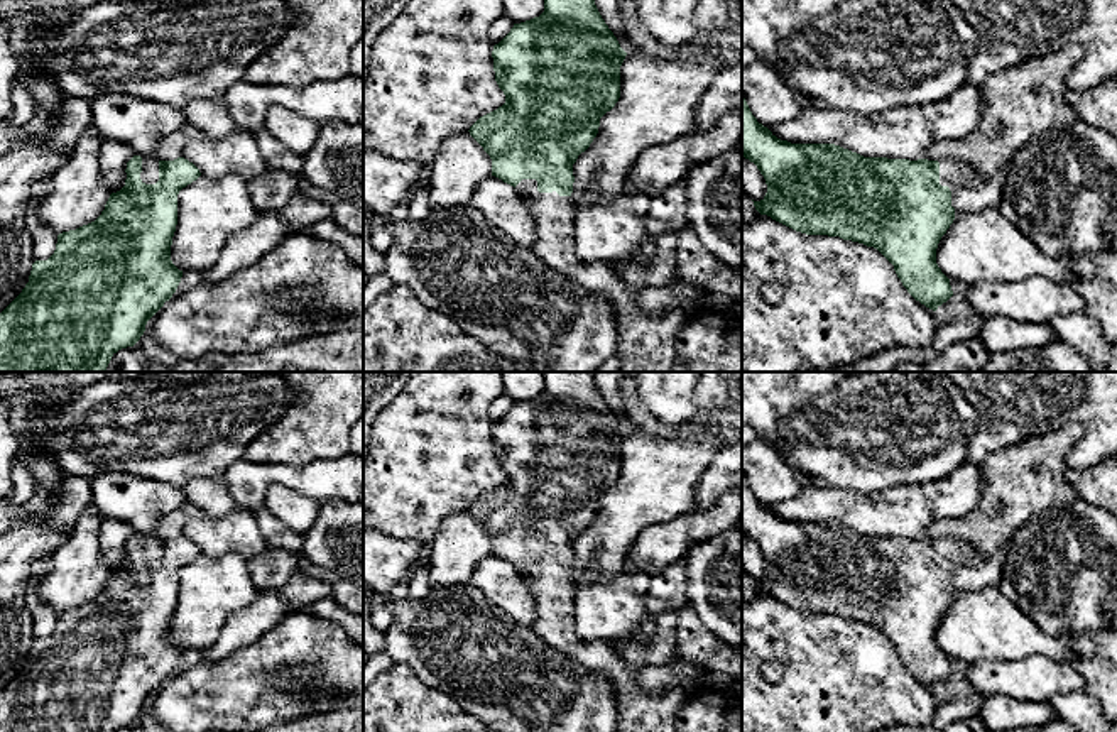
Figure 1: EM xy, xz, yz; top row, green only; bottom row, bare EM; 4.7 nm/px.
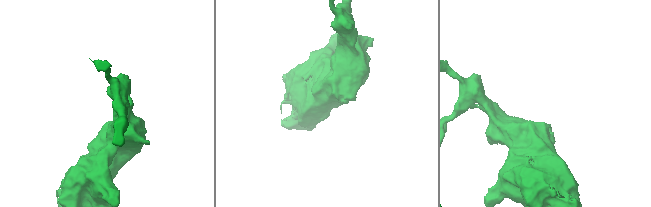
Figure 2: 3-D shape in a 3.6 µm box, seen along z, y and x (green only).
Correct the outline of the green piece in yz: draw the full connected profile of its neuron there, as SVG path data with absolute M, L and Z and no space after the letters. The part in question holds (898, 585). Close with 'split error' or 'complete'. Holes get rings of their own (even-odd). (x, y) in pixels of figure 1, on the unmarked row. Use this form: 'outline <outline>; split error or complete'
outline M742 473L742 536L757 544L766 558L767 571L754 580L760 593L806 614L840 615L877 627L892 644L907 671L936 690L951 675L950 658L936 642L936 627L955 595L968 588L999 587L1009 543L990 556L982 556L975 548L956 538L887 538L864 536L835 522L791 522L777 517L757 500Z; split error

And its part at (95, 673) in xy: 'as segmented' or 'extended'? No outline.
extended

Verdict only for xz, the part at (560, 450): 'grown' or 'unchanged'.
grown

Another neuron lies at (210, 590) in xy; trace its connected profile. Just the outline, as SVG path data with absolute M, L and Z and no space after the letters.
M201 553L179 570L171 624L171 639L179 649L208 651L226 619L260 595L247 563L238 553L220 558Z

